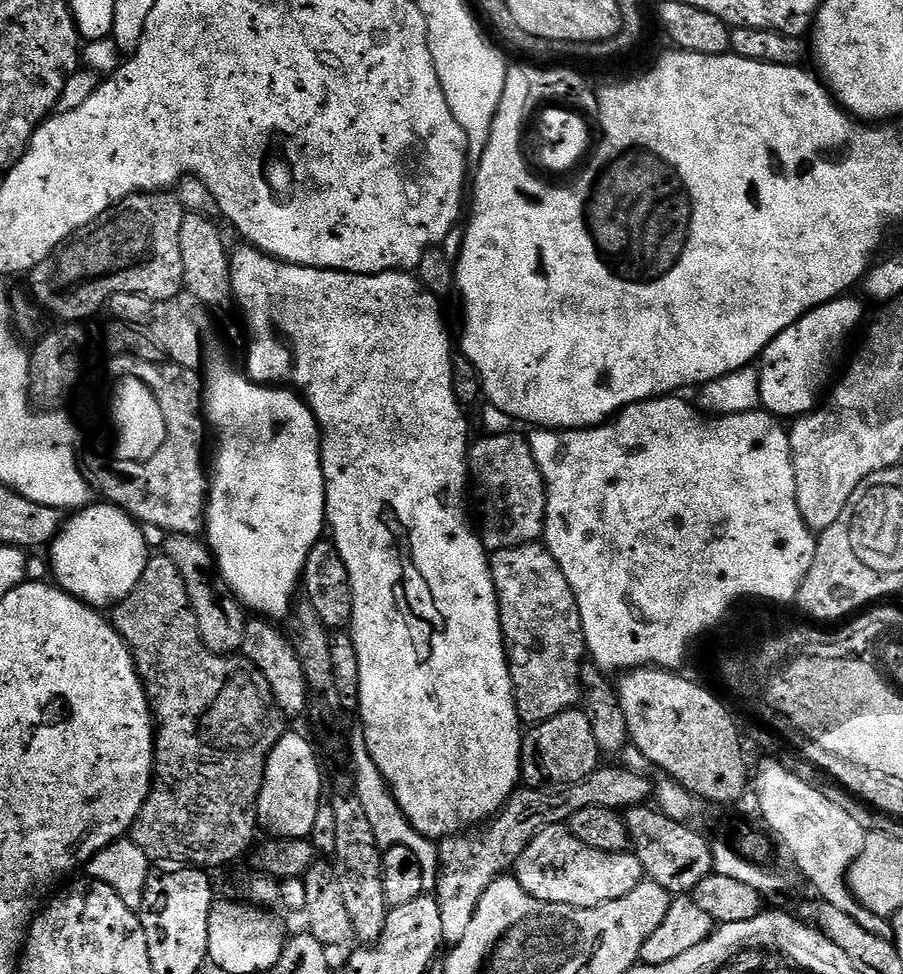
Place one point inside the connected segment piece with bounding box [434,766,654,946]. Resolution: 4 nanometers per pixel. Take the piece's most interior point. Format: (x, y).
(468, 865)

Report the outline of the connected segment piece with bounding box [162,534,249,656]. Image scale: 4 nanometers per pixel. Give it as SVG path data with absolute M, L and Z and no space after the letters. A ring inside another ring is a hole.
M172 534L165 539L162 552L172 559L174 566L178 566L182 582L186 582L186 594L192 603L192 613L198 622L198 630L204 645L219 656L239 653L246 638L249 617L246 615L244 605L231 592L221 587L222 580L218 575L216 557L212 555L212 549L200 536Z

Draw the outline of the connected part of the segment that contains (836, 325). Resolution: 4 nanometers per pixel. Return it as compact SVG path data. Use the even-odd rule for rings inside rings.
M845 294L810 310L764 348L758 357L763 411L777 418L795 418L805 416L821 403L828 379L840 360L840 348L846 347L856 327L865 323L864 308L854 297Z

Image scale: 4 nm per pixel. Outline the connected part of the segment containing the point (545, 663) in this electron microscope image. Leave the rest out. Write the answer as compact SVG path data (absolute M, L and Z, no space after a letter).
M537 542L491 553L490 567L521 725L541 724L575 709L582 700L580 672L586 663L586 649L578 602L562 566Z

